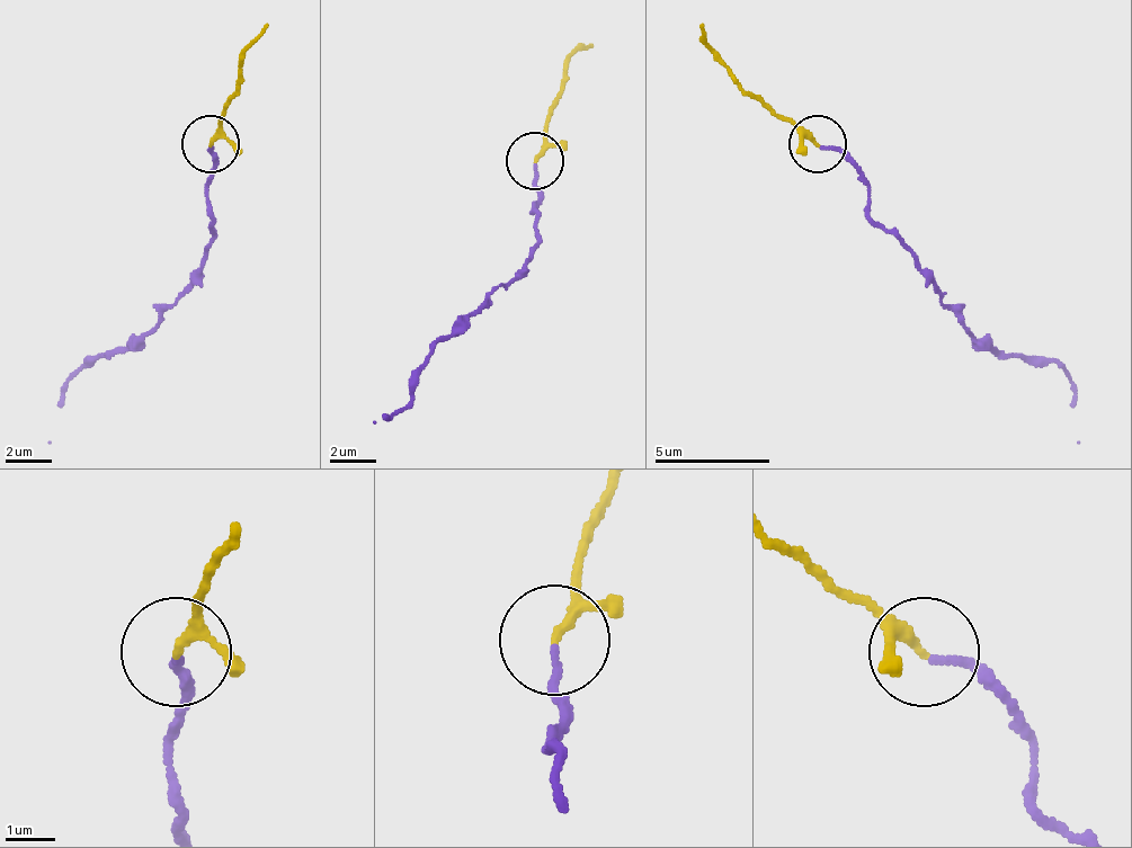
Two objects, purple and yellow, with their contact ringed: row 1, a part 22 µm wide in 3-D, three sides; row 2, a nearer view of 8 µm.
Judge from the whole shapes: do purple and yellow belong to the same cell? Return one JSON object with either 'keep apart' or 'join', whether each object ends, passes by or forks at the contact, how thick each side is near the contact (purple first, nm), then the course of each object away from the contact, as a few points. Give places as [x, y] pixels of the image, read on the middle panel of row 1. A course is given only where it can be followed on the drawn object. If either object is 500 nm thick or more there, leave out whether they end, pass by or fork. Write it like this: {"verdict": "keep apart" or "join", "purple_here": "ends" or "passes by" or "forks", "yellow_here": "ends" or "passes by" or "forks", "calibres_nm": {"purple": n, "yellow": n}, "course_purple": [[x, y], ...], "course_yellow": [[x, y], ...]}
{"verdict": "join", "purple_here": "ends", "yellow_here": "passes by", "calibres_nm": {"purple": 160, "yellow": 150}, "course_purple": [[536, 162], [536, 203], [531, 214], [536, 249], [525, 266], [456, 323], [410, 398], [375, 420]], "course_yellow": [[536, 162], [547, 105], [566, 64], [594, 42]]}

